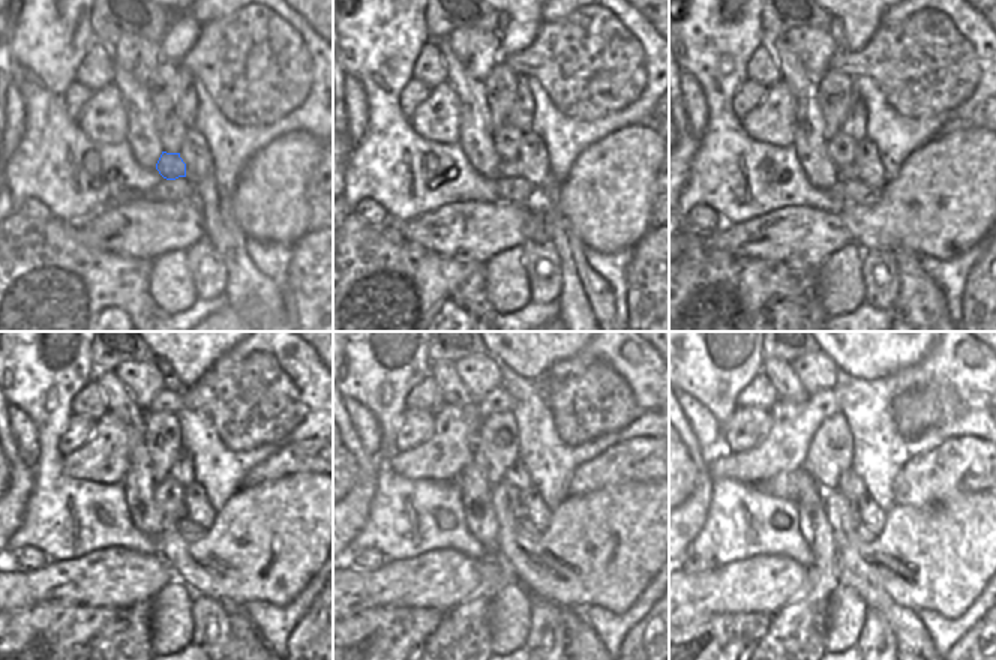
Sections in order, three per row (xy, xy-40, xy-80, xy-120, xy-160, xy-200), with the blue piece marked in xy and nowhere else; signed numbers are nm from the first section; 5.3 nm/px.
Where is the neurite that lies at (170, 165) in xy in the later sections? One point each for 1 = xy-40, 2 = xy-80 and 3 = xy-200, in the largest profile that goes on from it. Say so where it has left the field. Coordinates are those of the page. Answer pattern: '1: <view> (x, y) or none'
1: xy-40 (507, 168)
2: xy-80 (848, 171)
3: xy-200 (855, 518)

